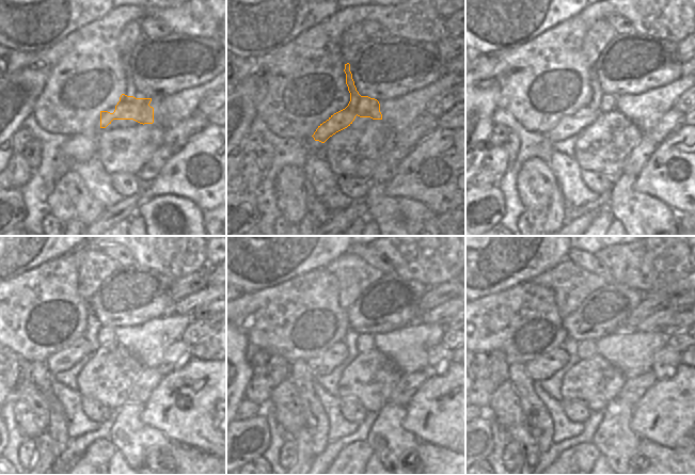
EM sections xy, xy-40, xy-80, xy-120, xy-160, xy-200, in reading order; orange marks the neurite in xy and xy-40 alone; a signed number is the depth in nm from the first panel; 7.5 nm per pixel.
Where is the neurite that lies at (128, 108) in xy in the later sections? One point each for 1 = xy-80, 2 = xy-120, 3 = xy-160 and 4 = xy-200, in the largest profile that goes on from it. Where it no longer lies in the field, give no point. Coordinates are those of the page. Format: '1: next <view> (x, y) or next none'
1: next xy-80 (571, 125)
2: next xy-120 (93, 364)
3: next xy-160 (349, 347)
4: next xy-200 (586, 347)

